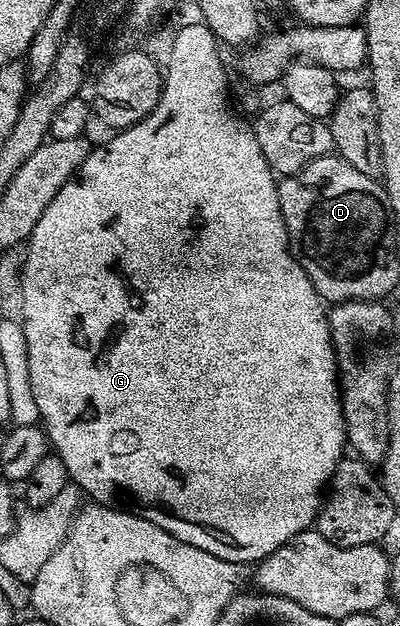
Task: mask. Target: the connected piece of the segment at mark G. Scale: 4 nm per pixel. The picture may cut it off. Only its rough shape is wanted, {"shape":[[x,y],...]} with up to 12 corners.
{"shape":[[186,24],[22,264],[95,504],[243,566],[346,423],[276,173]]}

